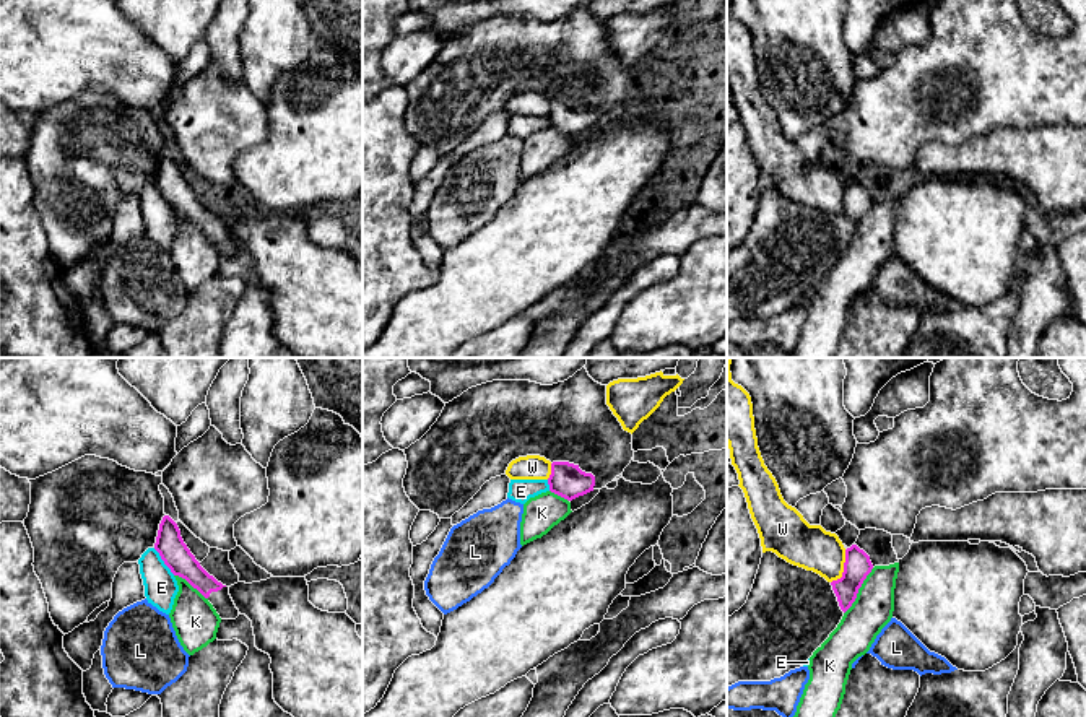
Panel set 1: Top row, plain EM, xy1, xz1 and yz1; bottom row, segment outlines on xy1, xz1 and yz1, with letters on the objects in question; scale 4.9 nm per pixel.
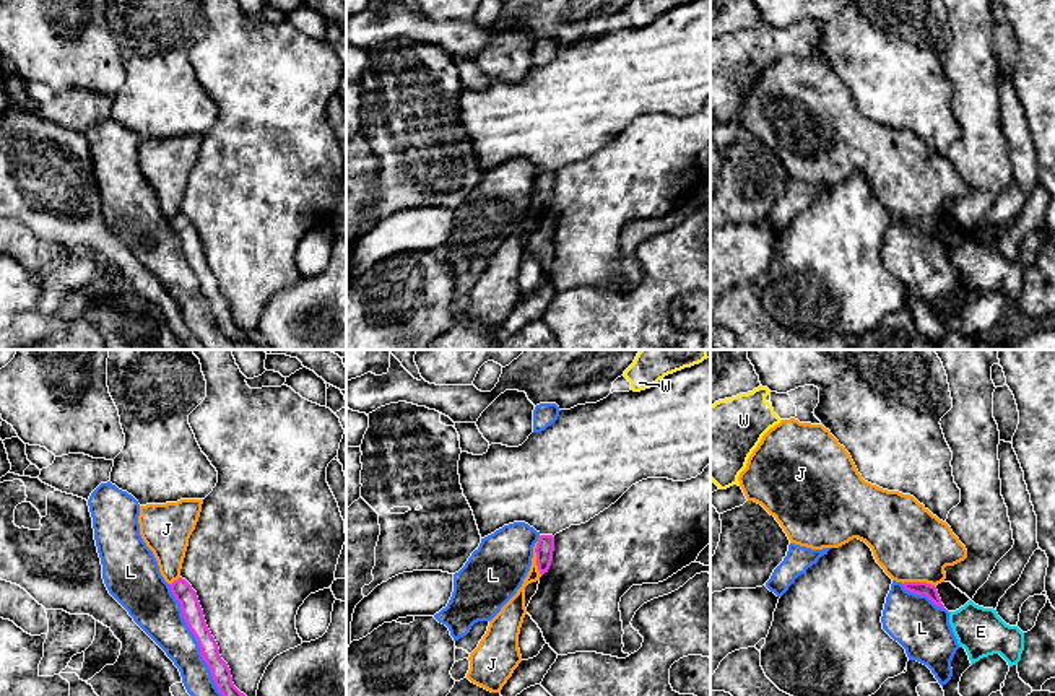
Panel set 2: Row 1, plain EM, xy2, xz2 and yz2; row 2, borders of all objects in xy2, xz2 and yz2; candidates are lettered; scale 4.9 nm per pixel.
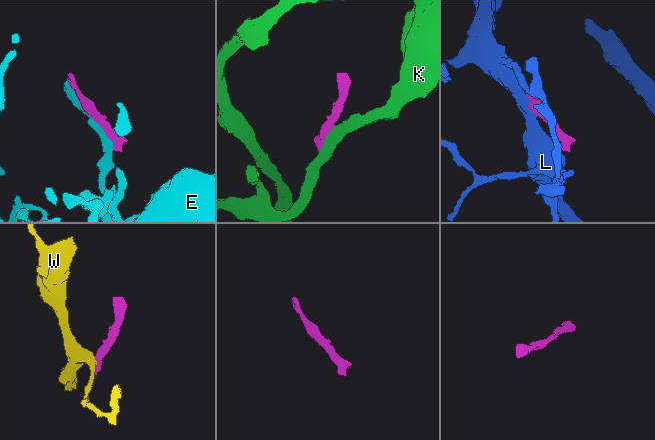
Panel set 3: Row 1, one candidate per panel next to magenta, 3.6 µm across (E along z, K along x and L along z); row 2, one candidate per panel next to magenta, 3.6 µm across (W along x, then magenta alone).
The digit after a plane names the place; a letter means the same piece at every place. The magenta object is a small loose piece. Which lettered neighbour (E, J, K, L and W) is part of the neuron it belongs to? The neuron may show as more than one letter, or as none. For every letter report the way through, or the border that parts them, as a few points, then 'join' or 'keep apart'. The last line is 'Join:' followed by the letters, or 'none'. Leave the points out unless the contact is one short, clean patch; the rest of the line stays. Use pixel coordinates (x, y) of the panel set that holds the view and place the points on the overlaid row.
E: keep apart
J: along xz2 (542, 535), (535, 548), (535, 565), (540, 574) | keep apart
K: keep apart
L: keep apart
W: along yz1 (846, 550), (842, 574), (831, 582) | keep apart
Join: none

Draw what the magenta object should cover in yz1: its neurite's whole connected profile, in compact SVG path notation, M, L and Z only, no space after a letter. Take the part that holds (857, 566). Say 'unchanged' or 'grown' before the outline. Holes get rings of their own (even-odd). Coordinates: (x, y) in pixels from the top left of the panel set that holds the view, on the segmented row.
grown; M857 545L845 550L842 577L832 582L762 553L746 603L727 618L727 688L803 667L837 628L871 569Z

